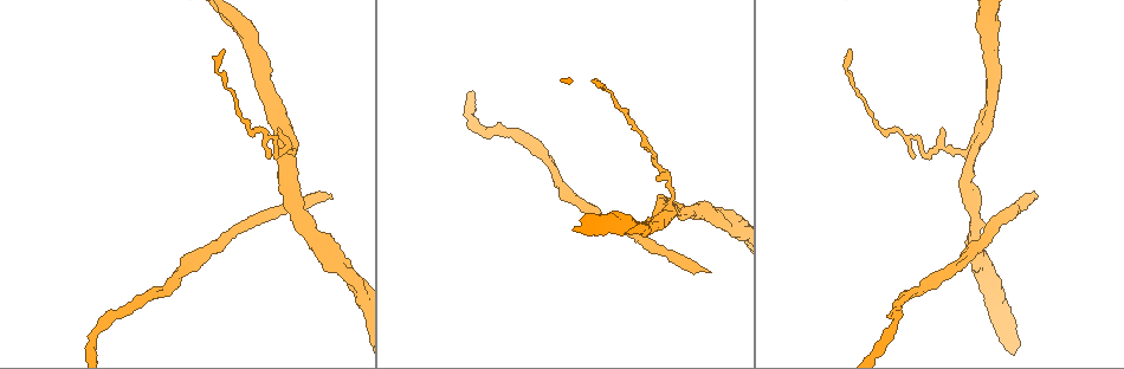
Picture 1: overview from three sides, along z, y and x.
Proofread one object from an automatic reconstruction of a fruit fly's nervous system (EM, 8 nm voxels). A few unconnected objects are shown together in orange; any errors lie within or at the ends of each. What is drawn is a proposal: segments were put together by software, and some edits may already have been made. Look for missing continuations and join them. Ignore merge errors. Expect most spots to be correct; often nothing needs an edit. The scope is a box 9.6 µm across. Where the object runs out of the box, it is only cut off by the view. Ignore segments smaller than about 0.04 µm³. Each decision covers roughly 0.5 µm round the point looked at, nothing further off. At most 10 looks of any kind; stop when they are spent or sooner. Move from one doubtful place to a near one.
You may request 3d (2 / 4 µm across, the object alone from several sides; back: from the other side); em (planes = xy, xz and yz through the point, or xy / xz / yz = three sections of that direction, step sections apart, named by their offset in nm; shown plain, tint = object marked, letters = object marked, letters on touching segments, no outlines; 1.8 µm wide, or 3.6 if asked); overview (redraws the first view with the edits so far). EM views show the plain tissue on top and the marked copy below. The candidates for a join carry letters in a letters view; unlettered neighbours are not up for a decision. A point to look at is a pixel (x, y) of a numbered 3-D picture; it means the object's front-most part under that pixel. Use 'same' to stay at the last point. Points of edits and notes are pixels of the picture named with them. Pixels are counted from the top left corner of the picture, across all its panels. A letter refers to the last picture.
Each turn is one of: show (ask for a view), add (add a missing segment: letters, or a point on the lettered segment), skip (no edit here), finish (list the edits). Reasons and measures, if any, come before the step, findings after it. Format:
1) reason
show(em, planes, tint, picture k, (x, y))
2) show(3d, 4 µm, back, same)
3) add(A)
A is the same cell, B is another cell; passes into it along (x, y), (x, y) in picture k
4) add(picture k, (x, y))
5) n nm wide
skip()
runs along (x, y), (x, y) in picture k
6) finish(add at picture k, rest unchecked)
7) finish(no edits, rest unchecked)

long arm stops here
show(3d, 4 µm, picture 1, (330, 196))

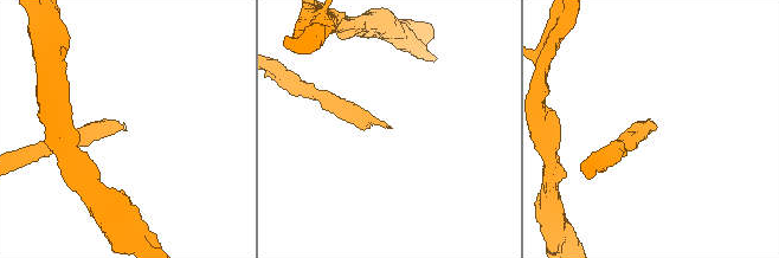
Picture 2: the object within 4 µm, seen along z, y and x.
show(em, planes, tint, picture 2, (126, 129))

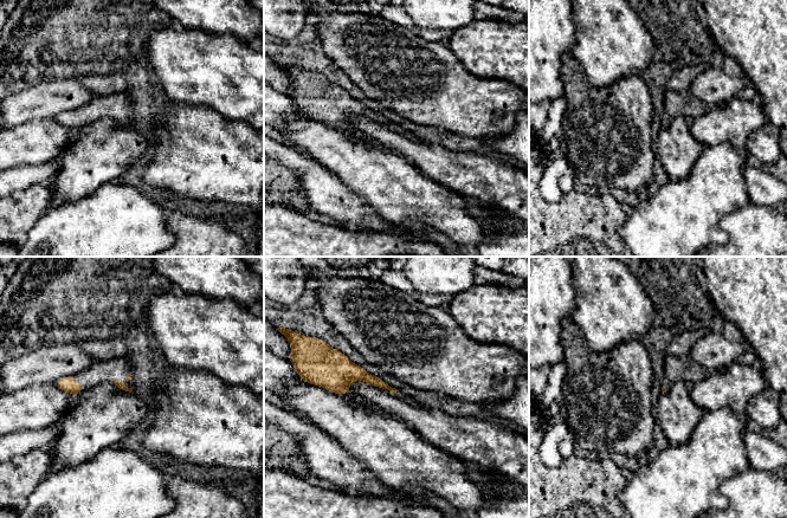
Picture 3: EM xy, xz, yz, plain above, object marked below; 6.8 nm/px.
see the neighbours
show(em, planes, letters, same)

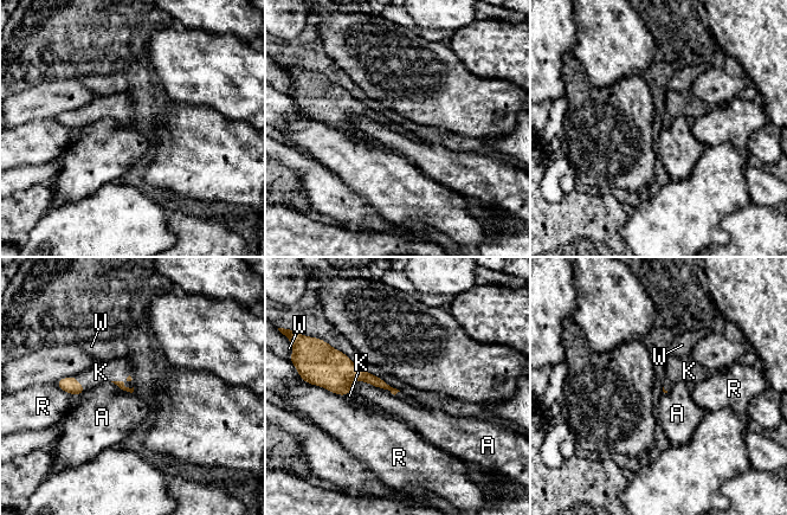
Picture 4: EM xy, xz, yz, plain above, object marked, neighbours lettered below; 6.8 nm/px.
add(K)
K is the same cell, A, R and W are other cells; passes into it along (120, 384), (122, 381), (101, 372) in picture 4; it goes on there

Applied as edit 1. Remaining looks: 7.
show(overview)

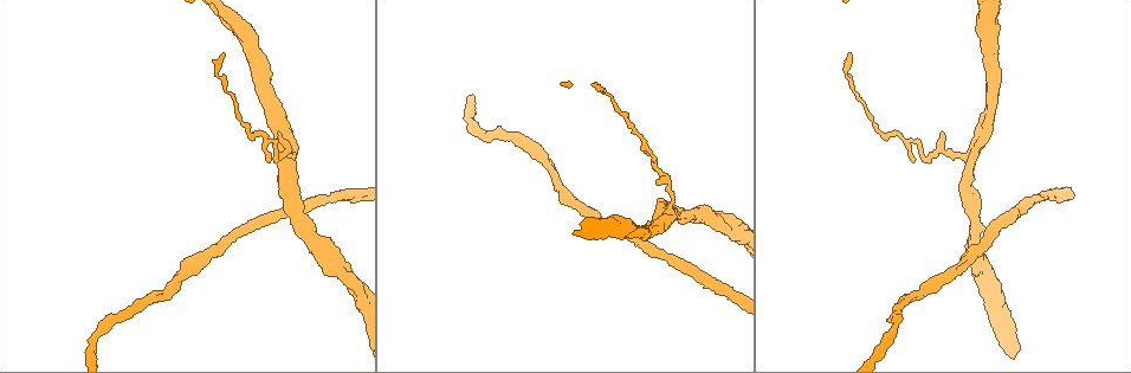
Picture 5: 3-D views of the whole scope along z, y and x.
branch stops here
show(3d, 2 µm, back, picture 5, (913, 160))

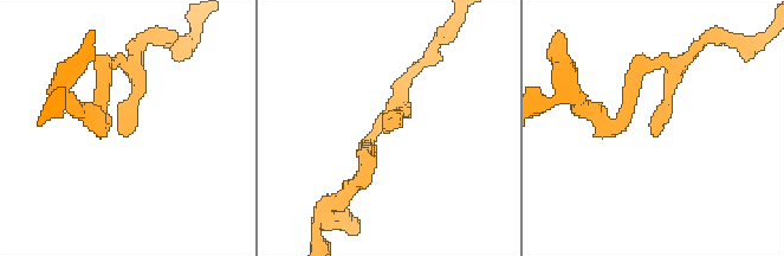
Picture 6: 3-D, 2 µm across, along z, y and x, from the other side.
show(em, planes, letters, picture 6, (390, 130))

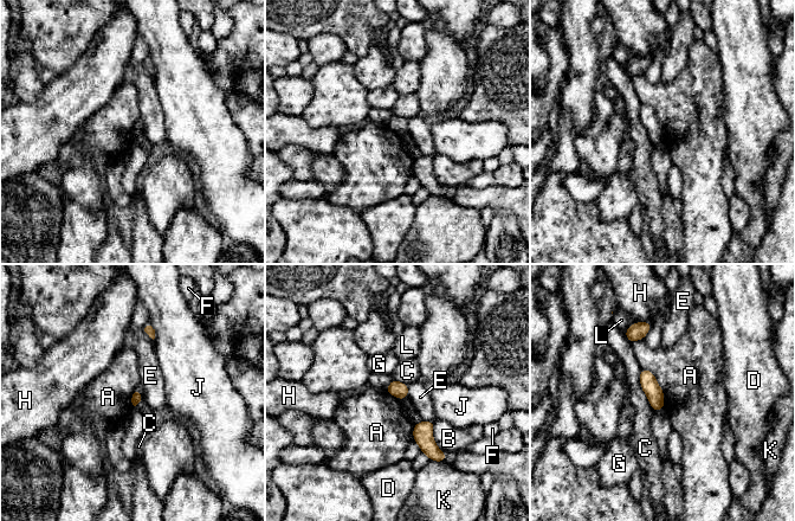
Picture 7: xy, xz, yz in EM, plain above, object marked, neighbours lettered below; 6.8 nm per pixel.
skip()
A, B, C, D, E, F, G, H, J, K and L are other cells; no lettered segment goes on from it

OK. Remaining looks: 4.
narrows sharply
show(3d, 4 µm, picture 5, (959, 267))

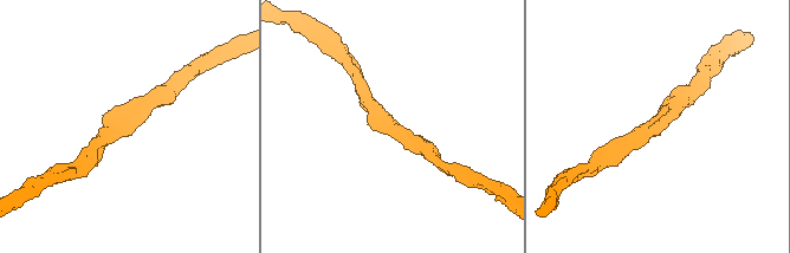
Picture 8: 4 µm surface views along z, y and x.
arms of 220, 260 nm; need the tissue
show(em, 3.6 µm, planes, tint, picture 8, (122, 118))

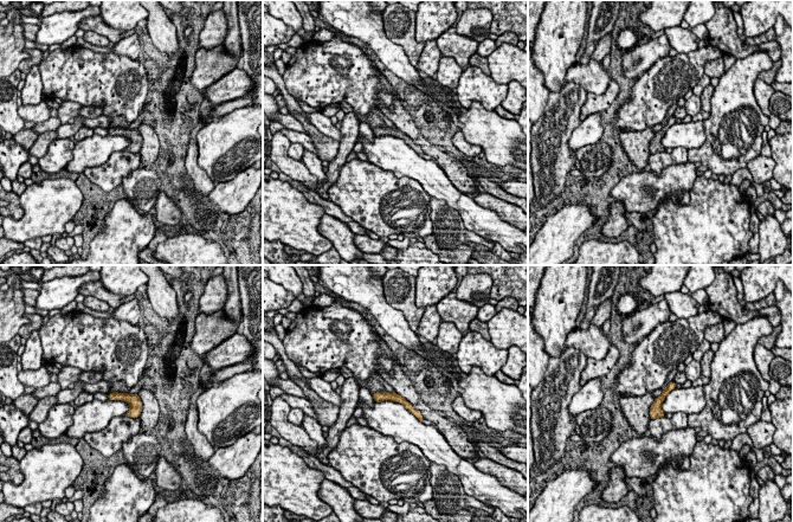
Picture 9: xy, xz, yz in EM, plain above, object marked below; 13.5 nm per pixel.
show(em, 3.6 µm, planes, letters, same)

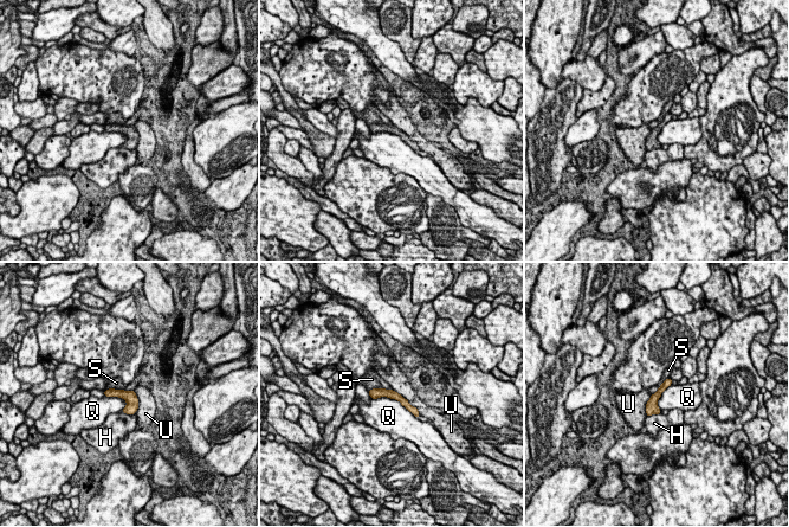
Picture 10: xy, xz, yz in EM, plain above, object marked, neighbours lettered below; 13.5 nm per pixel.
skip()
H, Q, S and U are other cells; no lettered segment goes on from it

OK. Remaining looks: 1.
thin end
show(em, planes, letters, picture 5, (602, 89))

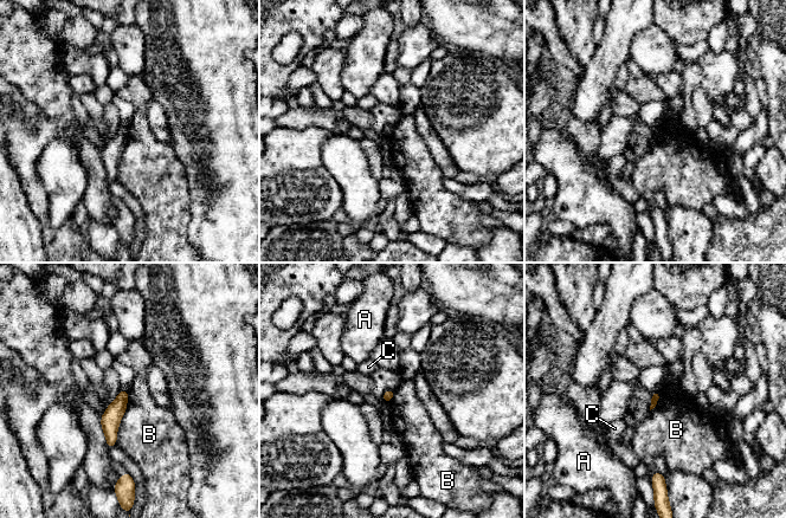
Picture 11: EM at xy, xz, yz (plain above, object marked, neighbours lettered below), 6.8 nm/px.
skip()
A, B and C are other cells; runs along (123, 393), (110, 420), (110, 444) in picture 11; none of them fits

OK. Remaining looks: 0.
finish(add at picture 4, rest unchecked)

